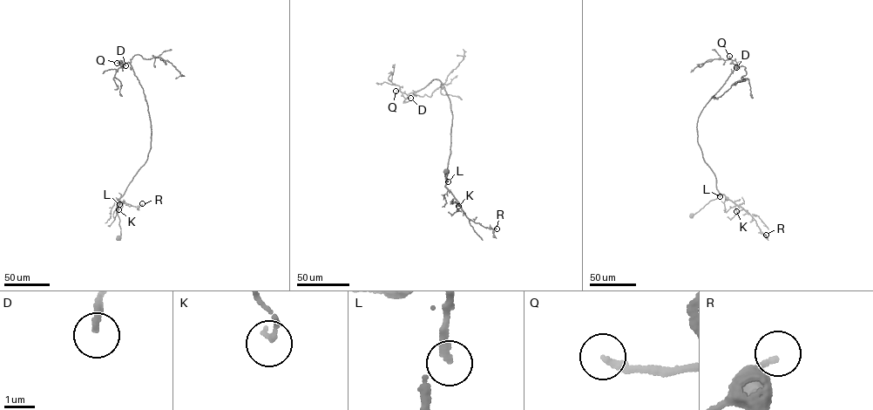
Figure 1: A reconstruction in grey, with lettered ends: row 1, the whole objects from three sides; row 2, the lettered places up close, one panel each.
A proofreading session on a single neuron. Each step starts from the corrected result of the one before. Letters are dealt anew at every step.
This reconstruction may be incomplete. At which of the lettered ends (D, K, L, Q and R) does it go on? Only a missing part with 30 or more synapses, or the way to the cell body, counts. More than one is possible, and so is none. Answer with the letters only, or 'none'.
Q

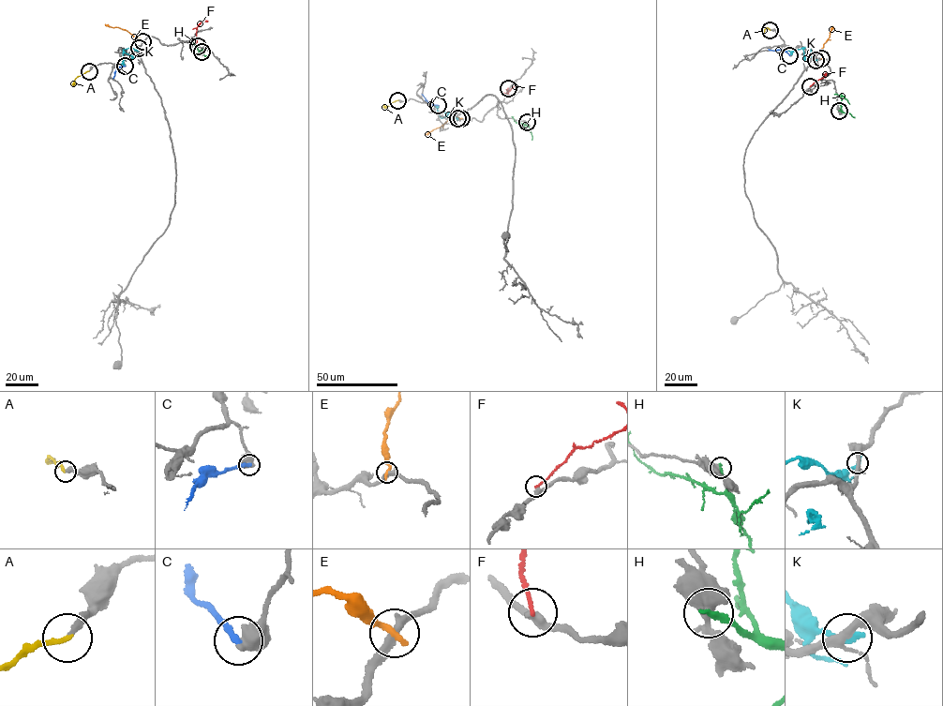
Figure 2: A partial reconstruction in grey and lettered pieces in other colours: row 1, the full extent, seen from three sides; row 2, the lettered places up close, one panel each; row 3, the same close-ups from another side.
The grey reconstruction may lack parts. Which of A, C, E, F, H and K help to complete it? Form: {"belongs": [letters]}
{"belongs": ["A"]}

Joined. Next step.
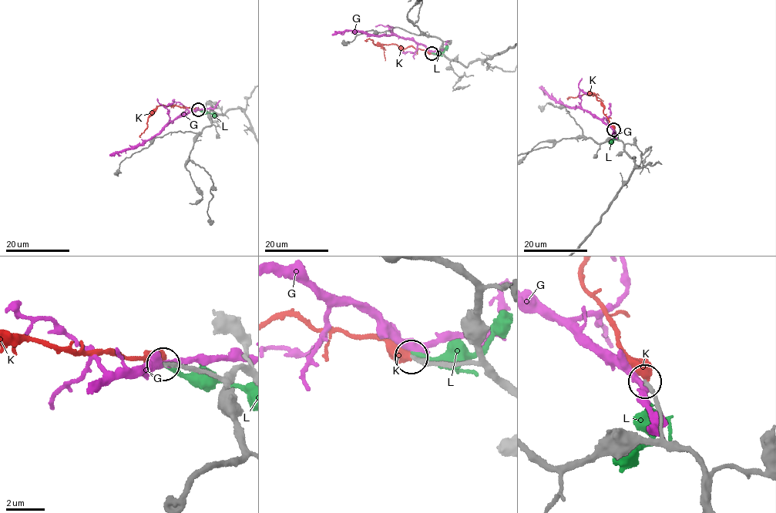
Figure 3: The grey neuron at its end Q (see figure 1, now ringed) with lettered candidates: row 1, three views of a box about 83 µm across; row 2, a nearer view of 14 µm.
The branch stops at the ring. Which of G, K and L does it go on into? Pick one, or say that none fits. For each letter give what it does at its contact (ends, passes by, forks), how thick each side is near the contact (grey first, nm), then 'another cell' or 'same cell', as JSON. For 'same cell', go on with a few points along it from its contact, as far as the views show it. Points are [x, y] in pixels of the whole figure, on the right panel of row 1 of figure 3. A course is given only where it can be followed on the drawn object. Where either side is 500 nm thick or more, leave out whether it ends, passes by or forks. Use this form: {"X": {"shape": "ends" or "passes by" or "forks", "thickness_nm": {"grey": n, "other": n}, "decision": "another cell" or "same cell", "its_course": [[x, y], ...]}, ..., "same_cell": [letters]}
{"G": {"shape": "passes by", "thickness_nm": {"grey": 240, "other": 320}, "decision": "another cell"}, "K": {"thickness_nm": {"grey": 220, "other": 600}, "decision": "another cell"}, "L": {"shape": "ends", "thickness_nm": {"grey": 220, "other": 200}, "decision": "another cell"}, "same_cell": []}

